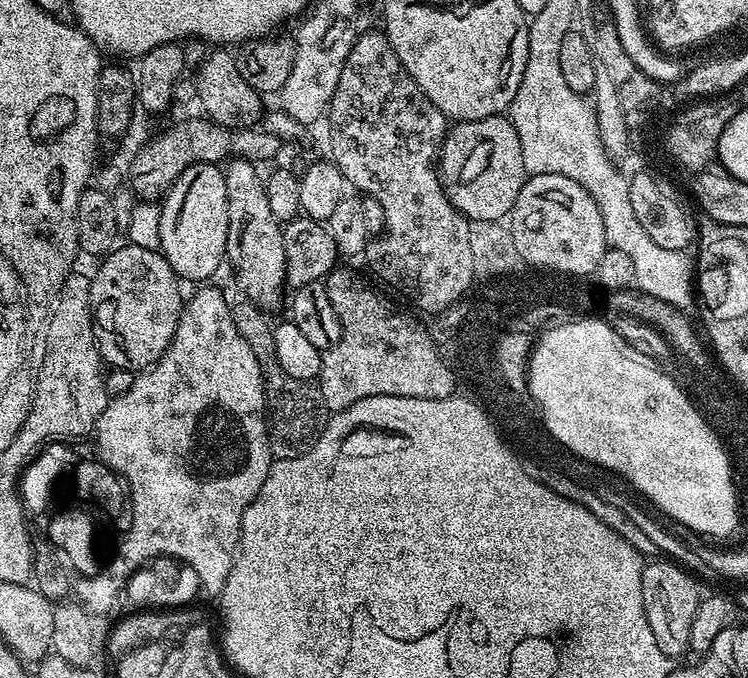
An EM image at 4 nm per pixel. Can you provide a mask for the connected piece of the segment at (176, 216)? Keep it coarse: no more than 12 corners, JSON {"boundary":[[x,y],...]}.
{"boundary":[[195,164],[160,204],[160,246],[181,281],[225,263],[223,171]]}

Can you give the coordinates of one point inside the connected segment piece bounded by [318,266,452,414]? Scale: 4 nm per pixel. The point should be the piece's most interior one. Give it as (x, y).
(379, 353)

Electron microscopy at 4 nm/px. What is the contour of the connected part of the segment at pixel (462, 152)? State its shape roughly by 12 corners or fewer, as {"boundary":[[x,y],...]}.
{"boundary":[[504,114],[453,123],[444,193],[469,221],[503,221],[526,179]]}

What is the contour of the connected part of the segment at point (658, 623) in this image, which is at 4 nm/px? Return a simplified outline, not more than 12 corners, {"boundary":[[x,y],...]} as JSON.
{"boundary":[[675,561],[645,563],[642,598],[658,650],[689,647],[702,599]]}

